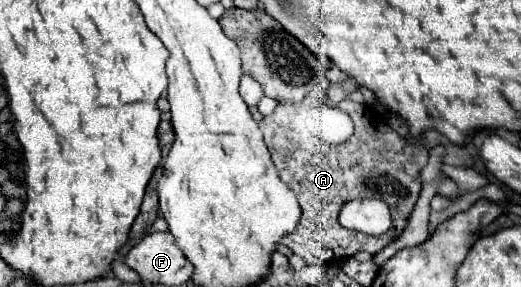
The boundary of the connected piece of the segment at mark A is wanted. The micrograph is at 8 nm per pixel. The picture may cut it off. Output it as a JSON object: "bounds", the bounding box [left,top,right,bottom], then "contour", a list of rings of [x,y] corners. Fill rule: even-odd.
{"bounds":[259,100,427,266],"contour":[[[353,100],[341,102],[341,110],[355,122],[353,136],[341,144],[319,144],[311,134],[299,136],[295,108],[299,108],[299,104],[279,104],[273,114],[259,122],[281,180],[295,192],[301,204],[301,220],[295,232],[287,234],[281,244],[289,246],[293,254],[299,254],[307,264],[317,266],[339,262],[357,250],[369,254],[379,252],[395,240],[407,224],[421,192],[421,170],[427,164],[427,148],[401,138],[373,110]],[[353,198],[381,198],[387,202],[393,218],[387,236],[365,236],[339,224],[339,208]]]}

